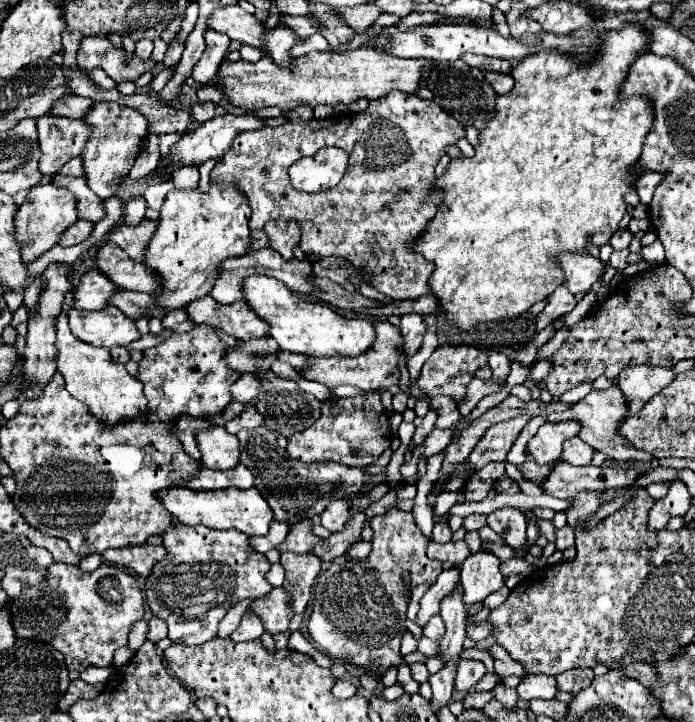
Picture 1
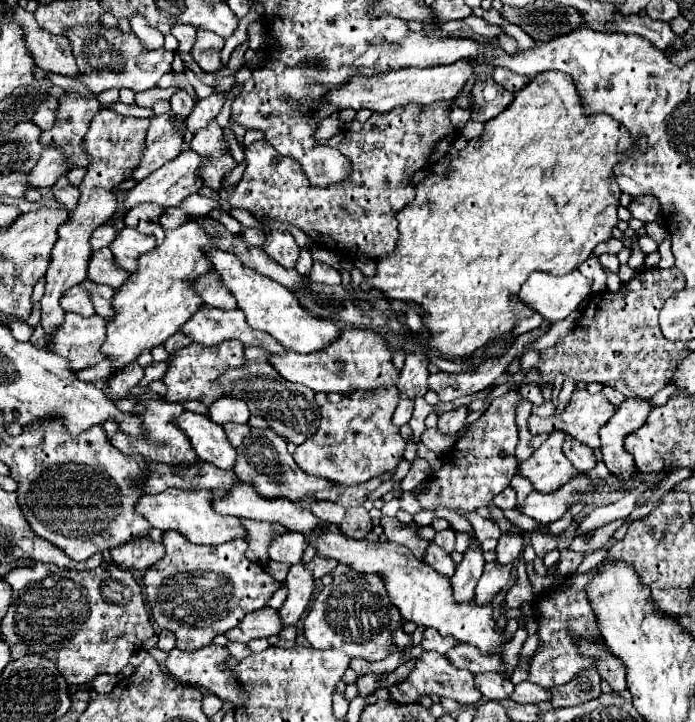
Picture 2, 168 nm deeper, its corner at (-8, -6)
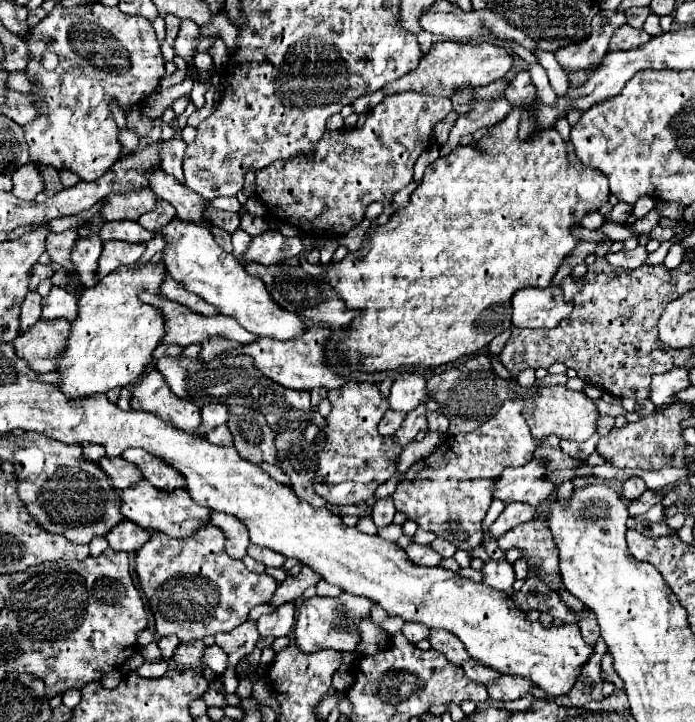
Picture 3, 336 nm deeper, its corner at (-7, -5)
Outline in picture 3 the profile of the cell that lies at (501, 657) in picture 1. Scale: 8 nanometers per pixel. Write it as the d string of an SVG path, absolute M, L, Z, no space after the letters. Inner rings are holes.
M430 629L430 645L432 649L444 653L452 663L462 665L468 659L468 651L460 643L460 639L456 639L456 635L452 635L450 631Z

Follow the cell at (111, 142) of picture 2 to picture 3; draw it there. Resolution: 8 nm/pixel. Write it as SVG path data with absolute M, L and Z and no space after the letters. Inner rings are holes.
M122 129L120 131L120 145L122 145L124 153L130 151L130 149L134 149L138 145L138 141L140 141L140 137L134 131L130 131L130 129Z

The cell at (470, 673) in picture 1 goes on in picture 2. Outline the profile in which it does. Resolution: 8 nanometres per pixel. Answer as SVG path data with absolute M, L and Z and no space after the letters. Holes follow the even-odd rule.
M431 650L423 652L417 658L413 672L401 684L391 686L391 700L395 700L395 702L417 702L417 698L423 696L423 694L453 698L463 706L471 706L471 704L481 700L481 692L477 692L477 686L475 686L475 674L453 668L453 664L449 664L449 660L445 660L443 654L431 652Z

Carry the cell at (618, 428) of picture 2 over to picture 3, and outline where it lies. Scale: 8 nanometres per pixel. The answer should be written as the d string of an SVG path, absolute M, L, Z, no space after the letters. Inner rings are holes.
M630 477L630 479L624 481L622 497L624 497L626 501L632 501L632 499L638 499L644 491L646 491L646 483L644 483L640 477Z

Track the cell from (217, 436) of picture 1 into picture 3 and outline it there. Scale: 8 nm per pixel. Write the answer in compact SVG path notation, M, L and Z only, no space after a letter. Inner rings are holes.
M152 369L140 379L138 385L132 387L130 403L132 409L154 413L188 433L194 433L200 425L200 409L194 403L176 397L158 369Z

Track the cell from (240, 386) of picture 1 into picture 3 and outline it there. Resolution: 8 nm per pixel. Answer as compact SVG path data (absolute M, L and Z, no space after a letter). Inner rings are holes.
M220 403L204 405L200 411L200 417L202 417L200 435L206 435L210 429L224 425L228 421L228 405L220 405Z

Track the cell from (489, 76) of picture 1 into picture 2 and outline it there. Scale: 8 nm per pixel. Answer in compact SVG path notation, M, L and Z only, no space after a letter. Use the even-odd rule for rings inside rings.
M493 78L477 82L473 86L471 96L475 98L475 106L473 106L475 112L471 118L479 122L491 120L499 112L503 112L513 100L513 92L505 92L505 88L501 88L501 84L497 84Z

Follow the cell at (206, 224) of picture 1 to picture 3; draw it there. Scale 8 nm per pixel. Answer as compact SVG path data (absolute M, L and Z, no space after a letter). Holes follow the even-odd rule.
M162 263L122 267L78 297L78 315L72 321L72 331L60 355L60 367L56 367L60 373L58 387L64 395L88 397L106 393L114 387L126 387L142 375L152 361L154 347L164 337L164 317L158 309L144 305L138 293L146 289L160 295L164 277L166 269Z

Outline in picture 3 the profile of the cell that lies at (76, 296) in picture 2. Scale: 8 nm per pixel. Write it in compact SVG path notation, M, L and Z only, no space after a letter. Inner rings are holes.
M52 287L50 293L42 299L42 319L52 321L52 319L76 319L76 309L78 309L78 299L64 291L62 287Z

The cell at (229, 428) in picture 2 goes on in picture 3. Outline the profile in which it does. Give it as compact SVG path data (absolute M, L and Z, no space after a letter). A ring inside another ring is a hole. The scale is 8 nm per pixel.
M220 425L220 427L212 429L212 431L208 431L206 439L208 439L210 443L214 443L214 445L226 445L226 447L234 445L234 443L232 443L232 435L230 435L230 431L228 431L226 425Z

